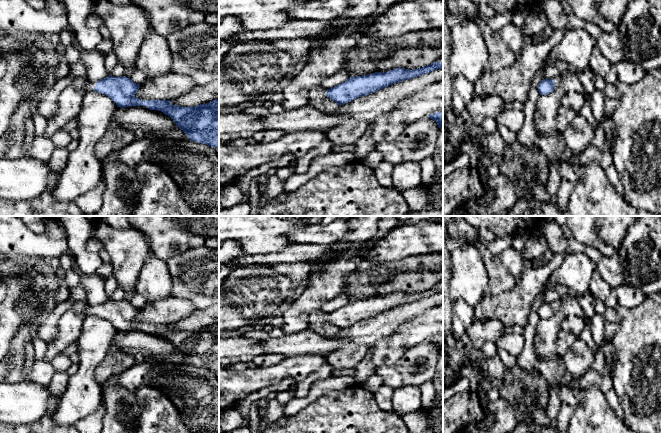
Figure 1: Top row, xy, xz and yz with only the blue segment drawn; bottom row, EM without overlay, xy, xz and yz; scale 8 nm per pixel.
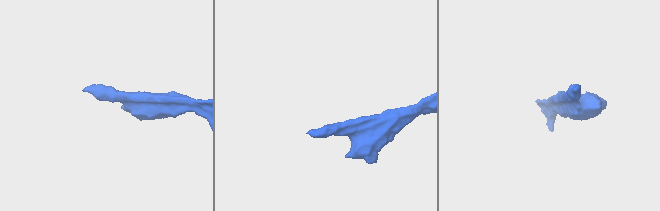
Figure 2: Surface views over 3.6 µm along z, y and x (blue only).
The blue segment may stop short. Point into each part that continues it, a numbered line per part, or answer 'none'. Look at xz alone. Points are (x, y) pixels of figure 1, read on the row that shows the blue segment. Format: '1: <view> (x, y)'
none

